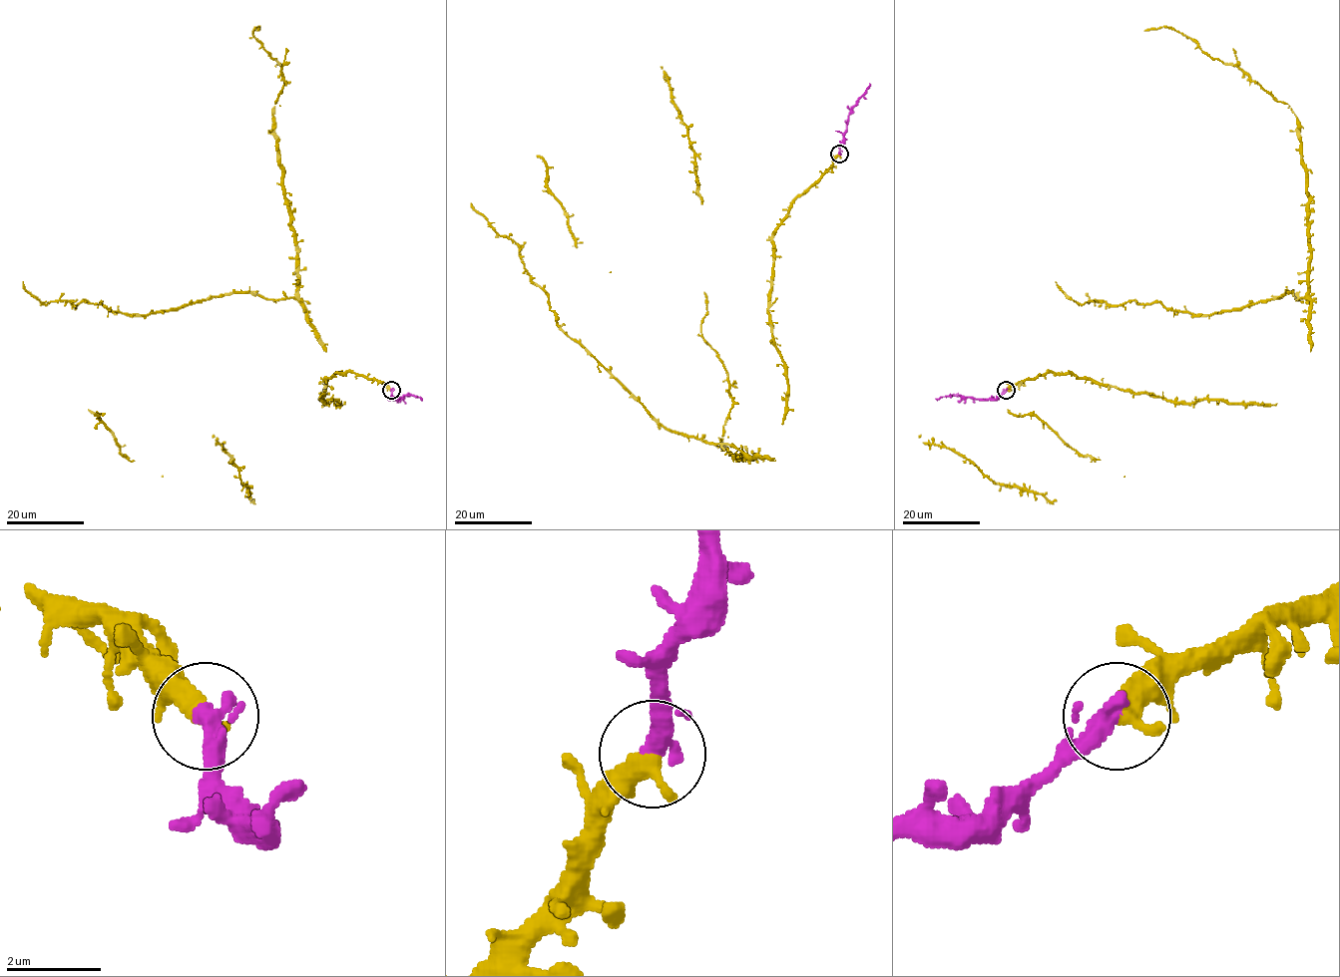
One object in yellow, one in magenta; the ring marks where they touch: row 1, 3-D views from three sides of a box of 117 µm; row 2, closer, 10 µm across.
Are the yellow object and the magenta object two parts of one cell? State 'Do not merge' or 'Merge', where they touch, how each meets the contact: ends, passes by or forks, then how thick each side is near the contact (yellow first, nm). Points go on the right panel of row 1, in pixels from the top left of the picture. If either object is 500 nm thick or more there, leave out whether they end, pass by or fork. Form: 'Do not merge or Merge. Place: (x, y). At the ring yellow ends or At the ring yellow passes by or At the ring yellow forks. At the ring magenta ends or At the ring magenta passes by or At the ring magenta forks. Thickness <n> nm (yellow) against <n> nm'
Merge. Place: (1006, 390). At the ring yellow ends. At the ring magenta ends. Thickness 440 nm (yellow) against 480 nm

